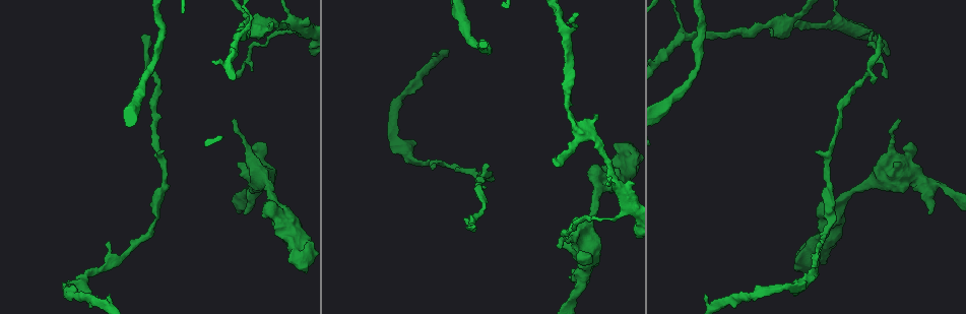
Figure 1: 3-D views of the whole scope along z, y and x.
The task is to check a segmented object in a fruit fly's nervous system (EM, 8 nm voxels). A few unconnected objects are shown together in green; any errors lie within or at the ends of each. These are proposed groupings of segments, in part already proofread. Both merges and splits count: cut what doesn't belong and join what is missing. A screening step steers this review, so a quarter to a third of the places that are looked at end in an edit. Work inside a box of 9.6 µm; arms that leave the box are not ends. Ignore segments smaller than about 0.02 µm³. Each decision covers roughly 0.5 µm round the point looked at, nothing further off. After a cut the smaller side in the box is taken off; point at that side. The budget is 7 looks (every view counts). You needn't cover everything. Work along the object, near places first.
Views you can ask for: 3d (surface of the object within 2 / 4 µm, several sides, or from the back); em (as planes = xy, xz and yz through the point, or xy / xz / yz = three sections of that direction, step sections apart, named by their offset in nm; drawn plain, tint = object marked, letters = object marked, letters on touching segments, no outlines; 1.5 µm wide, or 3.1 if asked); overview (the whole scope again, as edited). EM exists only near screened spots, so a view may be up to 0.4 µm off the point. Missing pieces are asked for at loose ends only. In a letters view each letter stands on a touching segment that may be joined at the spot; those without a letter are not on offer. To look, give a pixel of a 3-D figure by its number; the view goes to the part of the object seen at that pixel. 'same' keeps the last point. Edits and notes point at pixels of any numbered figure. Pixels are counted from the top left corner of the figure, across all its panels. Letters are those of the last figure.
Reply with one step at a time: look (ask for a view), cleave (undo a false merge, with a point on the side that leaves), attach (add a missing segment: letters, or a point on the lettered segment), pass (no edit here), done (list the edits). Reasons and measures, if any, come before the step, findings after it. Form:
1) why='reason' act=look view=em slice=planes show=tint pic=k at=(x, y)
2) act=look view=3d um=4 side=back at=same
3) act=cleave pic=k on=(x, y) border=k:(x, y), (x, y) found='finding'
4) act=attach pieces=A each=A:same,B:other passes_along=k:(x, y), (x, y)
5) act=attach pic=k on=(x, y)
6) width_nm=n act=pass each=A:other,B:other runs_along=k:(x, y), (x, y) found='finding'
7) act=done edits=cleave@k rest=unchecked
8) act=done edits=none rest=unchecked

why='branch stops here' act=look view=3d um=4 pic=1 at=(626, 144)

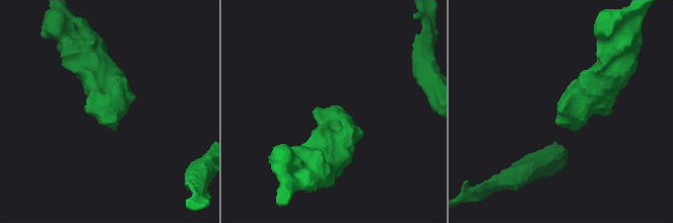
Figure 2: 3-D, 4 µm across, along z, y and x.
why='shape alone is not enough' act=look view=em slice=planes show=letters pic=2 at=(107, 123)

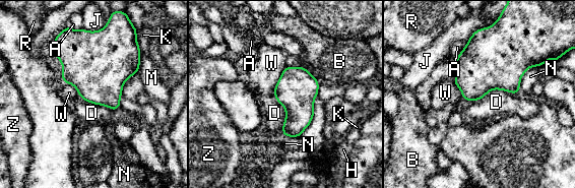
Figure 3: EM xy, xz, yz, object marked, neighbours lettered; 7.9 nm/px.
act=pass each=A:other,B:other,D:other,H:other,J:other,K:other,M:other,N:other,R:other,W:other,Z:other border=3:(518, 92), (491, 89), (471, 102) found='none of them fits'

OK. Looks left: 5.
why='tapers out' act=look view=3d um=4 side=back pic=1 at=(251, 70)

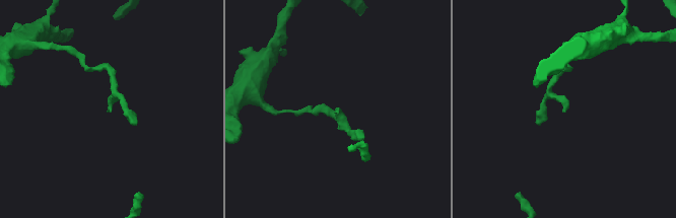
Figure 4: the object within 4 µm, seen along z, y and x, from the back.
act=look view=em slice=yz step=8 show=letters pic=4 at=(340, 113)

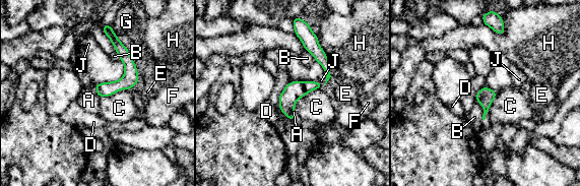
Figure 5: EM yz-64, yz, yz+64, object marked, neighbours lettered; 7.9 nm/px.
act=look view=em slice=planes show=letters at=same

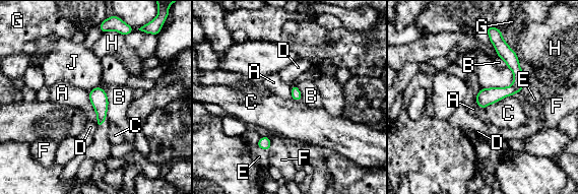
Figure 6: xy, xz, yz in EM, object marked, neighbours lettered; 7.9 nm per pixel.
width_nm=80 act=pass each=A:other,B:other,C:other,D:other,E:other,F:other,G:other,H:other,J:other border=6:(87, 91), (97, 121) found='no lettered segment goes on from it'

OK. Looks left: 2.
act=look view=3d um=2 pic=1 at=(271, 23)

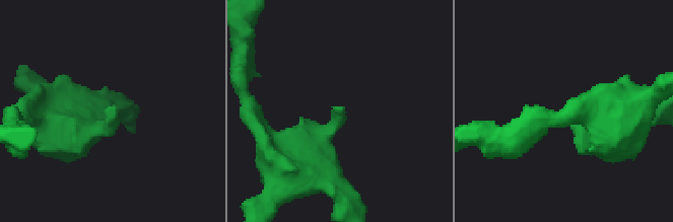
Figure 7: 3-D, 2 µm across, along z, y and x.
act=look view=em slice=planes show=letters pic=7 at=(116, 106)

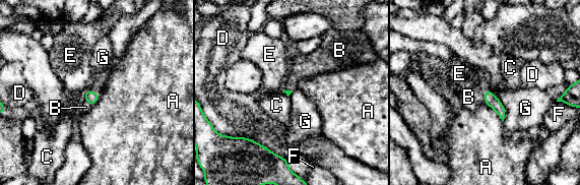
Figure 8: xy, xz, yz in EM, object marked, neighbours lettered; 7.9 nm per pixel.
longest_contact=D:400nm act=attach pieces=B each=A:other,B:same,C:other,D:other,E:other,F:other,G:other found='the neuron continues'

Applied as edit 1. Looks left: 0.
act=done edits=attach@8 rest=unchecked

